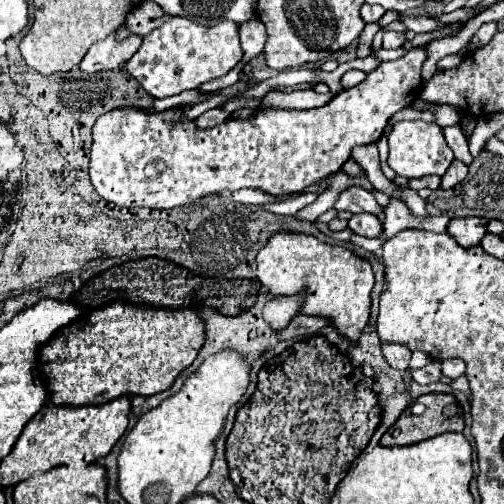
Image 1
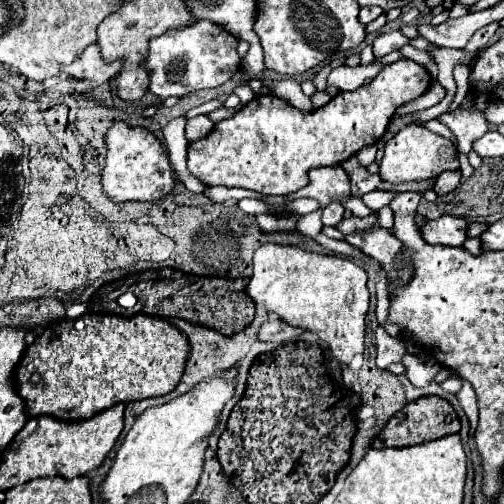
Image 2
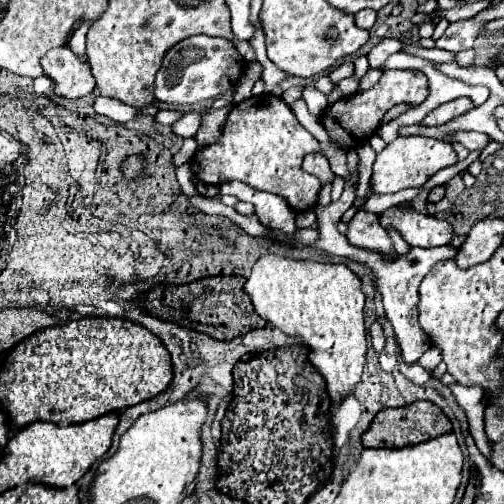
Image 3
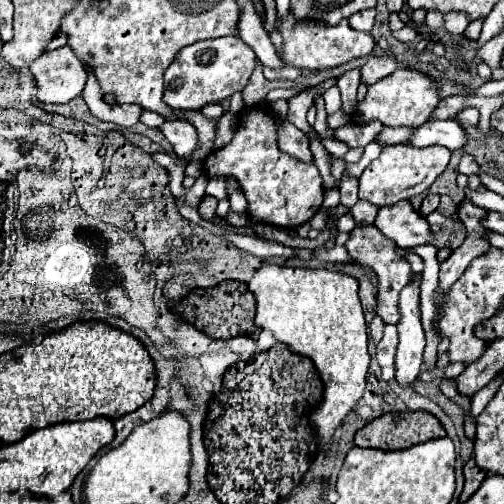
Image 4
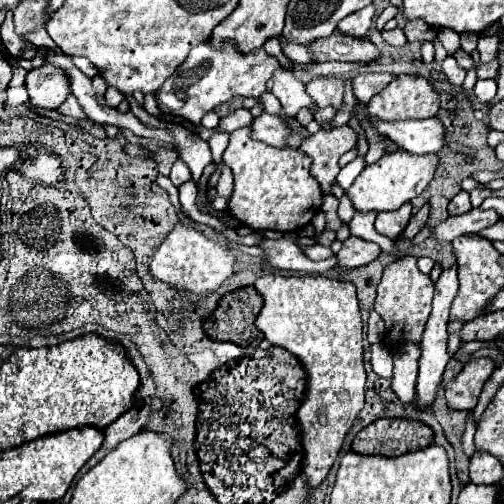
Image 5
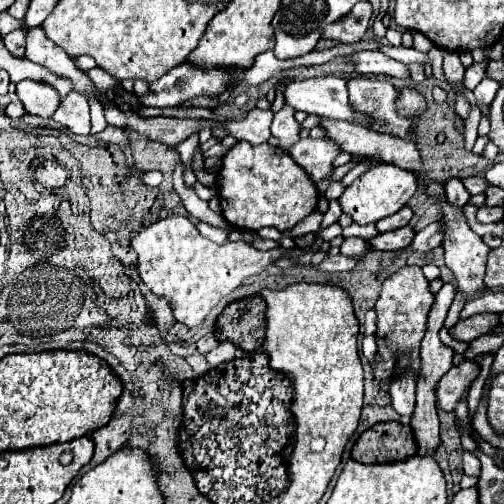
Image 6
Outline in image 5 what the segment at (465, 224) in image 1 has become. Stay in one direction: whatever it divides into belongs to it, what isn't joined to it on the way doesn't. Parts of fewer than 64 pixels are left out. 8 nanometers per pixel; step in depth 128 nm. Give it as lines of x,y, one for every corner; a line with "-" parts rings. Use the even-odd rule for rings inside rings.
404,204
404,208
398,208
396,212
380,212
376,216
376,230
390,240
400,240
408,220
412,216
412,206

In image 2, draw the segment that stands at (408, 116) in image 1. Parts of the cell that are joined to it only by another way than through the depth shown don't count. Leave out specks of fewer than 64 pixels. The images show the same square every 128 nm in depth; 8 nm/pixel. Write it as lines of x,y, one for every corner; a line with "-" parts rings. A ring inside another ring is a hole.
458,108
454,112
444,112
438,116
438,120
454,132
458,140
458,152
464,152
464,154
472,150
472,144
480,134
486,134
490,130
488,120
476,108
468,108
468,110

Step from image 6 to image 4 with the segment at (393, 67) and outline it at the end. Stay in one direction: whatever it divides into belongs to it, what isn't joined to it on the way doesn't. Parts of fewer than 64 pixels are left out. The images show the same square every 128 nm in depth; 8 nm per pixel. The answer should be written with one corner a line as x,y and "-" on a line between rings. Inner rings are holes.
288,12
286,18
276,18
276,30
282,36
282,52
278,52
280,62
302,70
328,70
354,58
366,56
374,48
374,38
366,32
352,30
348,20
342,20
336,26
328,26
318,20
300,20

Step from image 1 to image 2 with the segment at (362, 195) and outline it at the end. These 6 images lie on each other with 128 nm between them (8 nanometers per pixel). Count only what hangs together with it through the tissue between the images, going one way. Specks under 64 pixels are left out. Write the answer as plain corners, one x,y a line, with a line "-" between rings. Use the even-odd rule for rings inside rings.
322,166
310,170
310,182
300,192
286,196
291,201
294,198
314,198
320,202
320,208
326,208
330,202
340,202
350,198
350,176
342,166
-
225,186
206,187
203,194
216,203
223,203
229,199
261,199
263,197
263,195
258,192
242,188
228,188

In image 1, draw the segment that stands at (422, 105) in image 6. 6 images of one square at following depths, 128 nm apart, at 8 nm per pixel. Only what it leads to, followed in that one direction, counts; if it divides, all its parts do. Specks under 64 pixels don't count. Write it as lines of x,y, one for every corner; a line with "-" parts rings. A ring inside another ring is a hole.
420,46
420,48
412,48
408,50
402,58
398,60
390,60
390,62
382,62
376,70
368,72
366,80
356,84
354,88
348,88
348,90
342,90
340,94
336,94
326,106
320,106
320,108
312,108
310,110
285,110
285,109
271,109
260,108
256,113
256,116
250,120
228,120
226,124
222,126
216,126
216,128
198,128
196,126
196,120
184,120
184,108
170,108
170,110
164,110
164,112
150,112
150,110
142,110
142,108
116,108
112,112
106,112
102,114
94,128
92,128
92,152
90,152
90,180
96,188
96,192
116,204
116,206
126,206
126,208
134,208
134,206
148,206
148,208
176,208
176,206
184,206
184,204
194,204
196,200
208,196
208,194
220,194
224,190
228,192
236,192
240,188
260,188
260,190
266,190
270,194
290,194
290,192
302,192
308,184
312,184
312,180
322,180
324,176
332,176
336,174
342,164
350,158
350,150
352,146
358,146
358,144
374,144
378,142
378,138
382,136
386,124
388,124
388,118
410,106
422,92
422,80
420,80
420,68
424,64
424,60
428,58
428,52
426,52
426,46

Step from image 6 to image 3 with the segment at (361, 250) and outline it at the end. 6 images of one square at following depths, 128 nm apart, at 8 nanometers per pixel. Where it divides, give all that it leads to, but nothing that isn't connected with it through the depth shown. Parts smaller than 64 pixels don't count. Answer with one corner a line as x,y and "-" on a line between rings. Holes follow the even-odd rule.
362,208
348,222
346,238
354,246
382,252
388,258
396,256
394,246
392,246
392,240
388,238
386,230
380,226
380,216
378,214
372,214
372,212
366,212

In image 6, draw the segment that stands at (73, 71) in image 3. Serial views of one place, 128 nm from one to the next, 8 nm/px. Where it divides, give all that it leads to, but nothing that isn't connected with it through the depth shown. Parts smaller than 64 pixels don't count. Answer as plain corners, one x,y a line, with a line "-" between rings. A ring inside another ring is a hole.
22,80
16,86
16,94
28,114
38,114
42,118
52,118
60,104
60,96
56,96
54,88
48,88
48,84
36,84
36,80

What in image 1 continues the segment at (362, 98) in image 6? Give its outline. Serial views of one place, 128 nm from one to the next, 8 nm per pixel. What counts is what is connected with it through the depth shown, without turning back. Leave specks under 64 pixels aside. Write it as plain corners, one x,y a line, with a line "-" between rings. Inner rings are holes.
384,32
384,44
382,44
382,48
386,48
386,50
390,50
390,48
400,48
402,44
406,42
406,38
404,38
404,34
402,32

